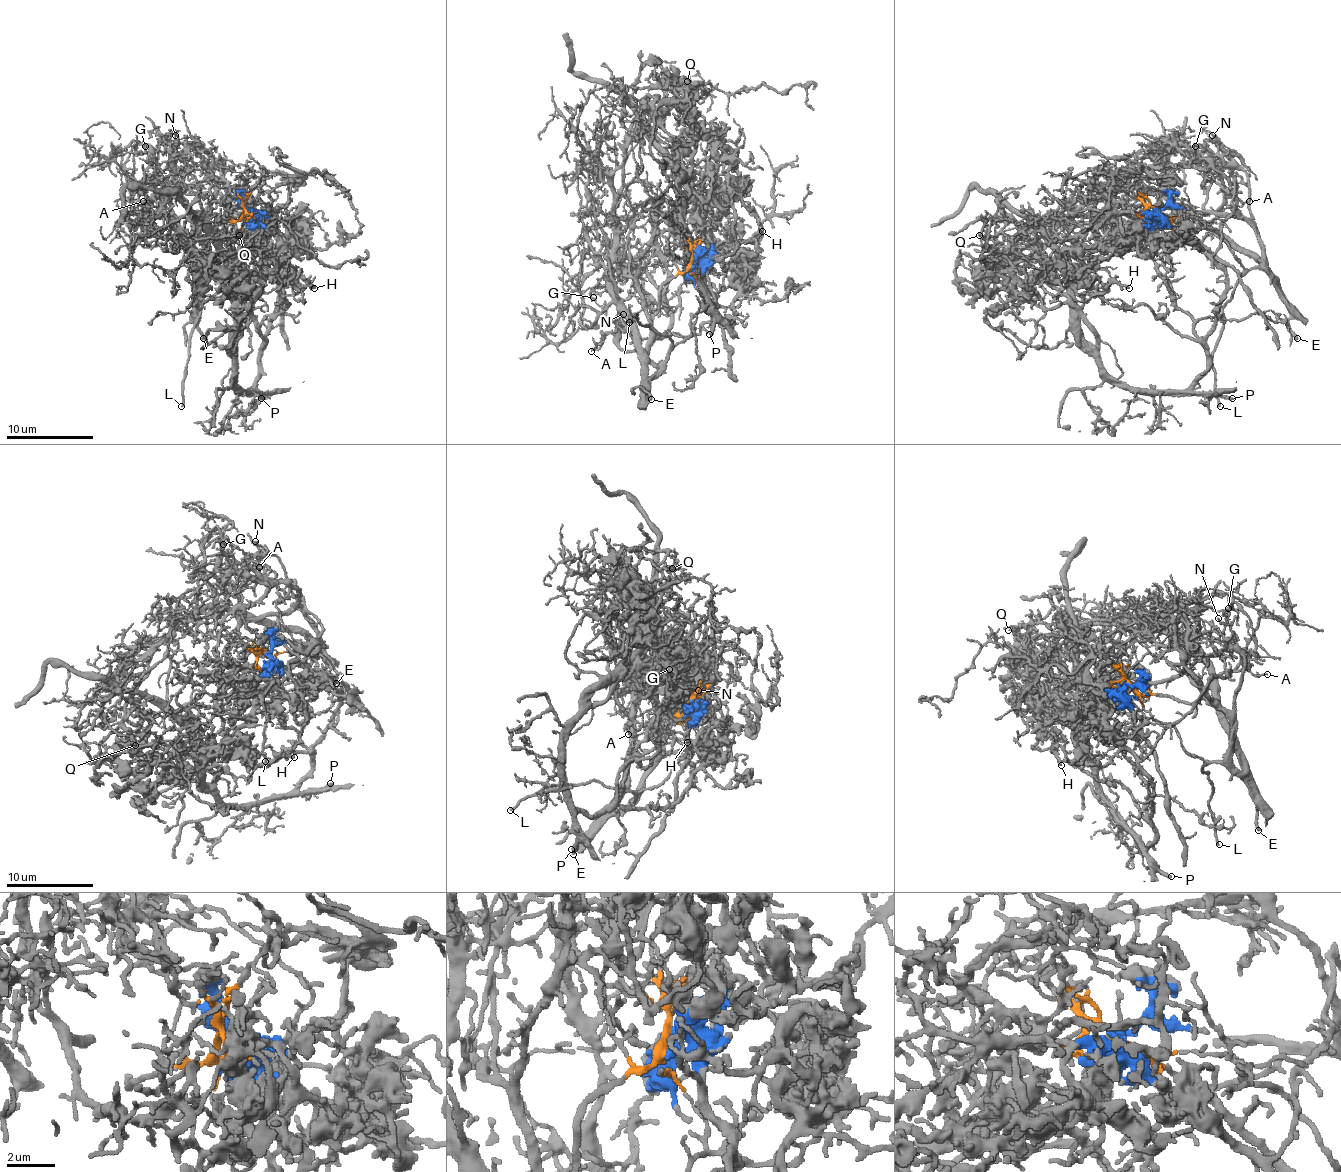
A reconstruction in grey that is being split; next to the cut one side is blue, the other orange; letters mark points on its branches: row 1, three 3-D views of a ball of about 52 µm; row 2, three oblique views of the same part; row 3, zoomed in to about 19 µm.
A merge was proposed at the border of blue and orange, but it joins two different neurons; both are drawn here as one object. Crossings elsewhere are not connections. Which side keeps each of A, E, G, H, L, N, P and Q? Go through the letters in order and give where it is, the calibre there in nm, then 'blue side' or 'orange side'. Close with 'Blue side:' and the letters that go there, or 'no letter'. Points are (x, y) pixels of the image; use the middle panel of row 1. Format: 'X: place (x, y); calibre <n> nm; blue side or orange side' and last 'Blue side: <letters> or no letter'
A: place (591, 351); calibre 100 nm; orange side
E: place (651, 399); calibre 280 nm; orange side
G: place (593, 297); calibre 100 nm; orange side
H: place (762, 231); calibre 160 nm; blue side
L: place (629, 322); calibre 190 nm; orange side
N: place (623, 314); calibre 150 nm; orange side
P: place (709, 334); calibre 360 nm; blue side
Q: place (687, 81); calibre 90 nm; blue side
Blue side: H, P, Q

